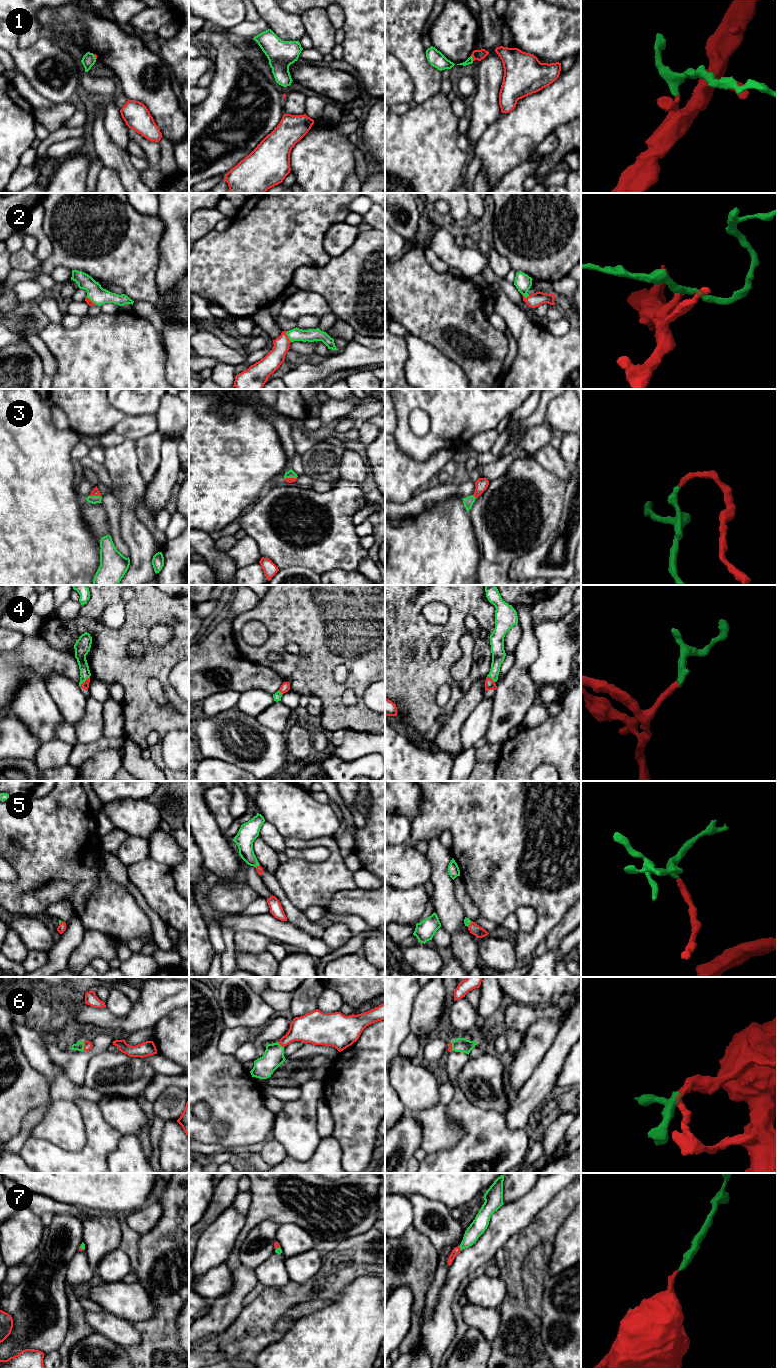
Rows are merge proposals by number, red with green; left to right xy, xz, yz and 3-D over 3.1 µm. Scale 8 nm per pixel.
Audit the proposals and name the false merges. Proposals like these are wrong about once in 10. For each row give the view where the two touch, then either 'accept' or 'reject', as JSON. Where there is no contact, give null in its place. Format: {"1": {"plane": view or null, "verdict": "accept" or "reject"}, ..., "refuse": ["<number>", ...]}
{"1": {"plane": "yz", "verdict": "accept"}, "2": {"plane": "xz", "verdict": "accept"}, "3": {"plane": "xy", "verdict": "accept"}, "4": {"plane": "xy", "verdict": "accept"}, "5": {"plane": "yz", "verdict": "accept"}, "6": {"plane": "xy", "verdict": "accept"}, "7": {"plane": "yz", "verdict": "accept"}, "refuse": []}

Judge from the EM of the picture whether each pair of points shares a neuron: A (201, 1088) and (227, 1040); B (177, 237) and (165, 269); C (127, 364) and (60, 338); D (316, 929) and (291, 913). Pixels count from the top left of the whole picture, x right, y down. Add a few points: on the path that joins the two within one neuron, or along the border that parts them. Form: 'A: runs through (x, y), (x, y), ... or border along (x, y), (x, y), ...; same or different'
A: border along (224, 1029), (217, 1048), (221, 1052), (233, 1055); different
B: runs through (174, 245), (173, 261); same
C: runs through (110, 364), (100, 364), (77, 351); same
D: runs through (310, 927), (297, 917); same

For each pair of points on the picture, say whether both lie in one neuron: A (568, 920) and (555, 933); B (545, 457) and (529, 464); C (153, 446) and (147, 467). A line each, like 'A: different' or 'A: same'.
A: same
B: different
C: same

